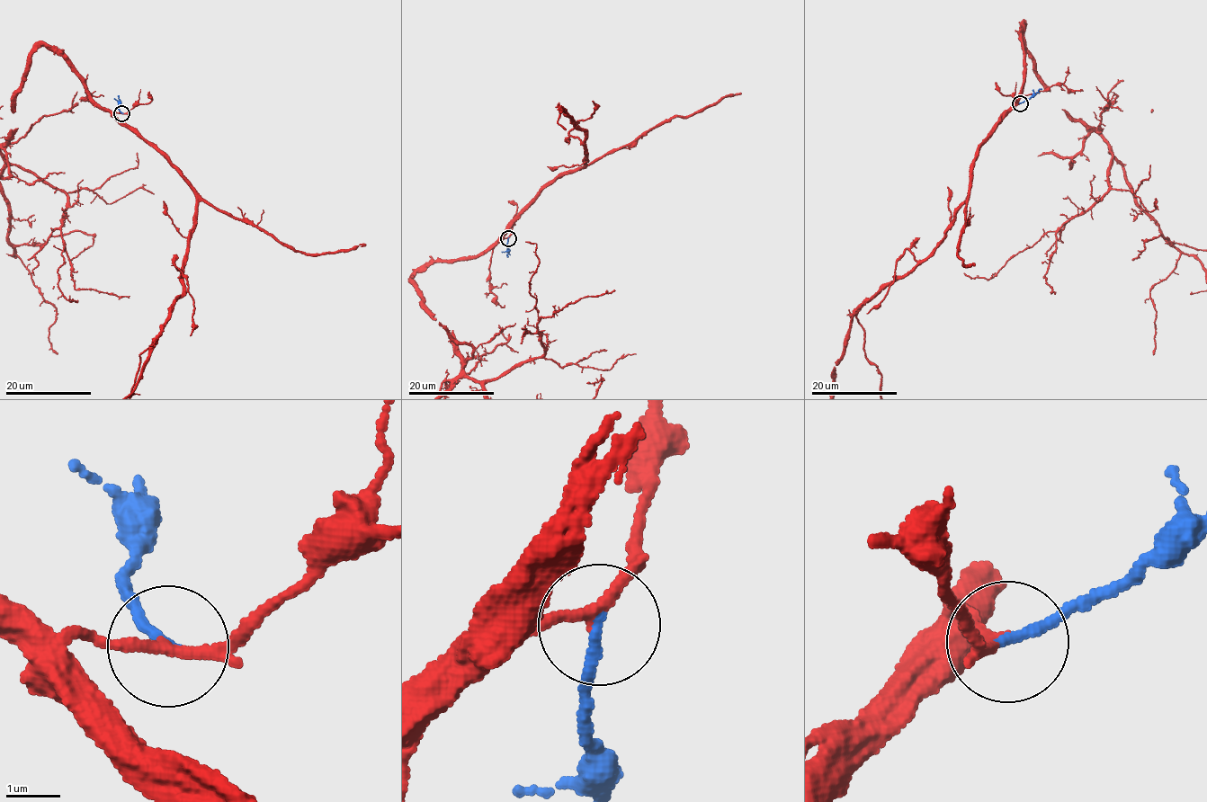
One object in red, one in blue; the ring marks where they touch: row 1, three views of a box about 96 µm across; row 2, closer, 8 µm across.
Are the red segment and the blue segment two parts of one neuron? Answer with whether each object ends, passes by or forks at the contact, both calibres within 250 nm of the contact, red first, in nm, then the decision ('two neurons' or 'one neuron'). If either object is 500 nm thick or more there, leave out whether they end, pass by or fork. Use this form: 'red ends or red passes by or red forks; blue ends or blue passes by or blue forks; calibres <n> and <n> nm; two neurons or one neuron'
red passes by; blue ends; calibres 190 and 190 nm; one neuron

